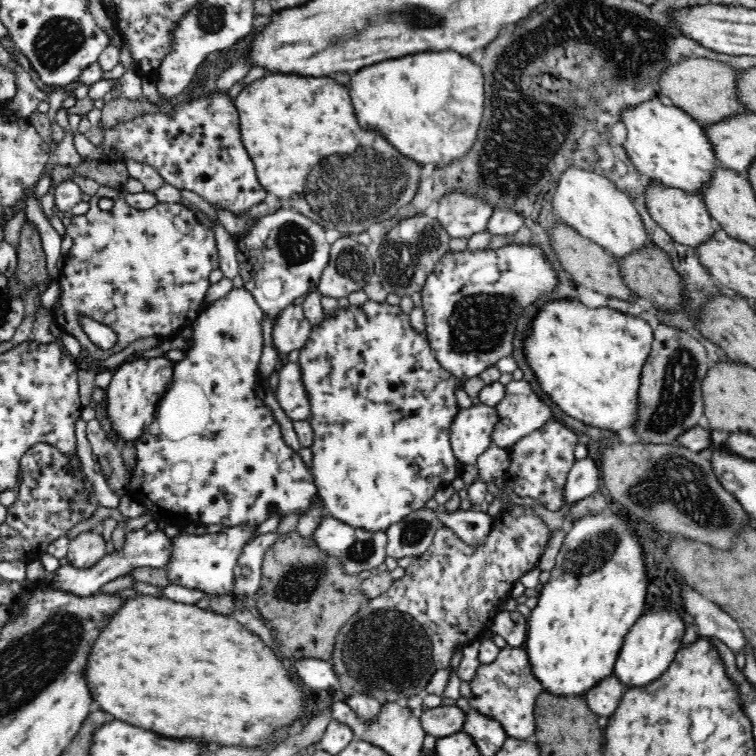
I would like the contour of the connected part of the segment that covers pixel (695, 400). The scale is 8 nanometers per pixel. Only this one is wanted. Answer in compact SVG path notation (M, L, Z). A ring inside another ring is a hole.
M665 324L657 326L651 351L644 361L638 380L638 390L635 396L634 414L628 427L631 427L638 438L638 443L647 445L674 445L681 440L685 432L692 431L698 426L700 416L705 414L701 382L710 361L706 358L706 349L686 331L675 329Z

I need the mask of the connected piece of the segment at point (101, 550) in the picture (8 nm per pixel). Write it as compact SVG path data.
M101 527L81 532L69 542L67 558L74 566L86 568L96 564L106 554L106 540Z

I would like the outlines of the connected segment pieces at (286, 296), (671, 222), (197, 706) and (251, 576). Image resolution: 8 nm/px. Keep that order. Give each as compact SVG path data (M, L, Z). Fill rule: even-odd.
M285 206L281 211L264 217L261 225L246 238L246 244L238 245L238 261L242 264L243 286L252 293L268 320L276 324L282 312L296 298L315 290L331 256L326 230Z
M651 180L648 186L643 188L643 201L651 220L654 220L654 223L662 227L676 241L692 247L706 240L717 229L700 197L696 193L690 193L690 190L664 185L660 181Z
M139 593L134 598L123 600L108 618L110 622L100 630L88 656L90 660L86 664L86 686L92 694L91 700L100 706L100 710L104 710L106 714L112 714L122 722L158 732L162 736L210 736L210 740L222 740L221 744L224 746L232 744L252 746L266 739L277 727L282 727L296 719L300 710L304 709L302 705L312 700L310 693L291 679L292 676L287 673L287 666L278 660L274 651L265 645L258 635L246 629L232 616L219 615L208 608L202 609L196 604L182 604L164 597Z
M266 533L246 542L237 558L235 583L238 593L253 595L261 588L263 558L278 534Z

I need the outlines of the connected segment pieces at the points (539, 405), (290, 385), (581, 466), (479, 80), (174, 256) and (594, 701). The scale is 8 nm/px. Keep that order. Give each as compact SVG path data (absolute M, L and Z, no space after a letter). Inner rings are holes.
M512 379L504 386L502 398L495 407L495 422L490 438L492 444L503 449L510 449L531 432L542 428L548 421L553 420L552 411L524 379Z
M288 361L280 371L277 386L277 401L292 420L308 420L313 416L312 396L305 383L304 368L299 362Z
M587 457L578 460L569 470L562 488L562 507L569 510L582 500L588 499L600 488L598 465Z
M454 49L428 50L364 68L350 78L348 94L352 98L362 130L380 132L388 144L392 144L402 156L410 156L416 166L421 168L430 164L434 166L434 170L438 168L440 171L465 159L474 146L474 140L478 138L486 104L484 80L483 68L472 59L472 55L456 52Z
M100 185L100 189L90 199L90 209L80 216L70 215L72 222L66 226L72 238L72 248L58 270L60 298L50 309L52 321L67 334L80 342L83 354L92 361L106 360L112 354L122 352L132 342L141 337L155 336L160 342L180 336L186 327L192 327L203 313L202 302L210 288L210 274L220 268L220 252L216 233L211 222L201 215L186 200L157 203L151 208L133 208L127 204L125 189ZM108 198L114 202L110 210L101 210L98 202ZM82 320L94 320L112 328L117 334L116 342L110 348L102 348L90 340Z
M612 675L584 694L582 698L592 713L599 717L608 717L616 712L622 696L624 696L624 688L622 688L622 684L618 684L618 680Z

